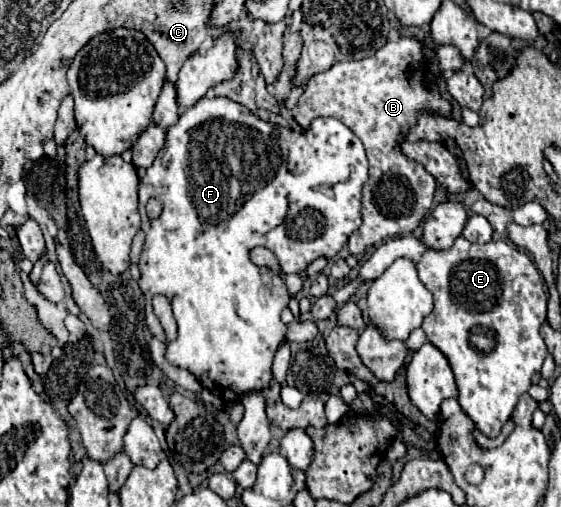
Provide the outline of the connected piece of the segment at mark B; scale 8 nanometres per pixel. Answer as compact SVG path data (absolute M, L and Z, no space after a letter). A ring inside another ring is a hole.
M399 38L397 42L389 40L381 50L377 50L375 56L359 60L359 62L337 62L333 68L327 72L315 74L309 78L305 92L293 106L293 118L301 124L301 128L307 128L313 118L319 116L333 116L341 120L365 146L367 158L369 158L369 180L363 186L363 224L357 232L349 236L349 252L359 256L365 252L367 246L377 246L389 238L399 238L411 234L421 220L427 216L433 204L433 194L435 194L435 178L425 172L425 168L407 156L401 154L401 148L397 146L399 138L405 138L407 130L411 124L415 124L415 116L419 112L431 112L431 114L449 114L451 104L441 98L437 92L425 88L423 78L423 52L421 44L415 38Z

